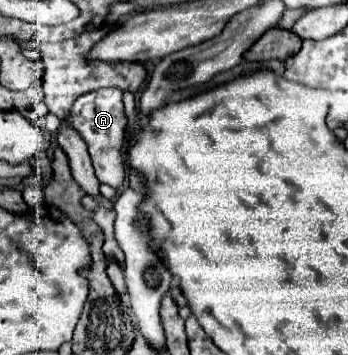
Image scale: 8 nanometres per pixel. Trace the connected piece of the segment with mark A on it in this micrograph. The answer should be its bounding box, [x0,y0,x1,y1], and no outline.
[68,89,126,189]

